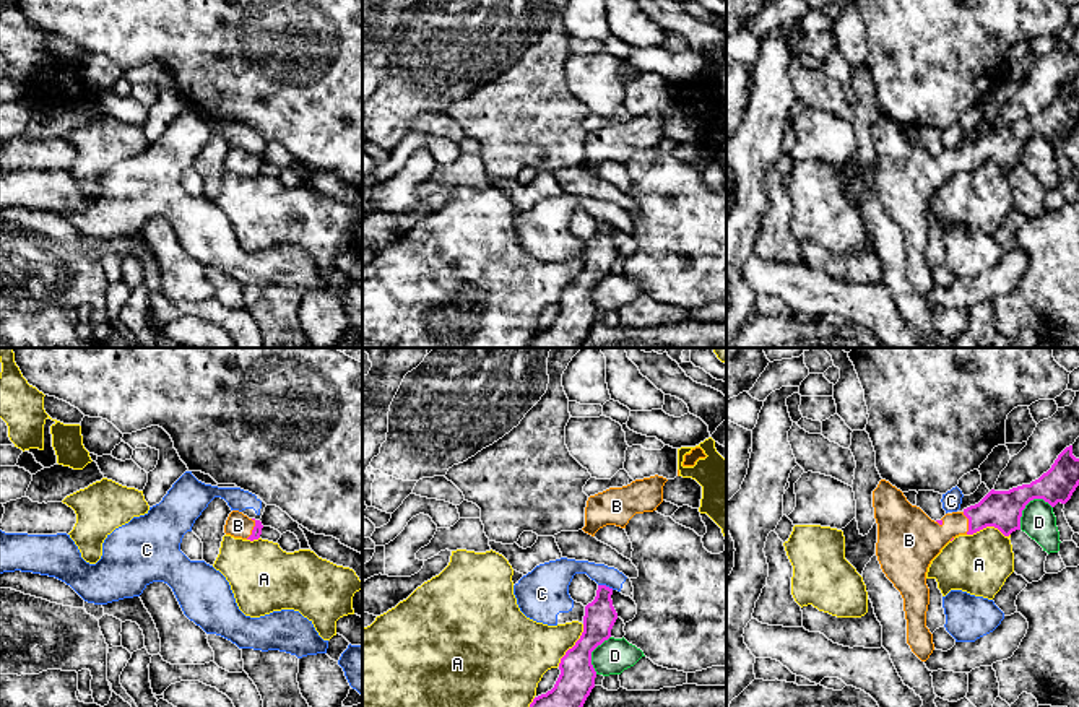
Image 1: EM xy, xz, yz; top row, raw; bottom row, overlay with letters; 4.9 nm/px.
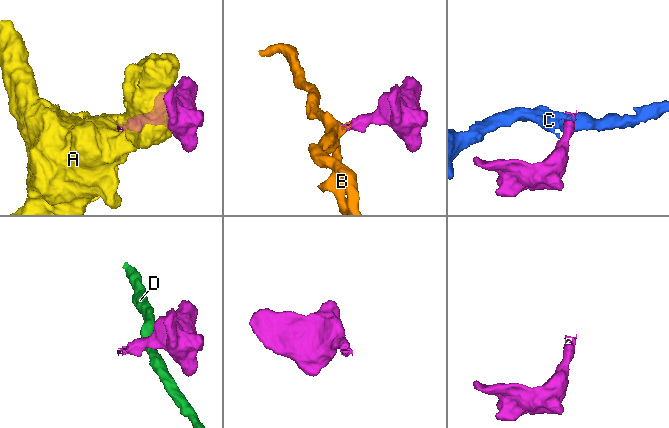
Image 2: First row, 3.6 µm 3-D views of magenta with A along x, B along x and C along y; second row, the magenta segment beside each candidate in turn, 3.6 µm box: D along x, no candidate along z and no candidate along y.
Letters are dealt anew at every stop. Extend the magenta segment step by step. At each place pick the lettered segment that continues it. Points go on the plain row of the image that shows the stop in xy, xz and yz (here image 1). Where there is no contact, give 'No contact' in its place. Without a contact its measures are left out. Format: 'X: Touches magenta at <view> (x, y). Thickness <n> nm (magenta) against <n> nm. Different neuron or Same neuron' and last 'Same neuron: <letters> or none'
A: Touches magenta at xz (574, 281). Thickness 180 nm (magenta) against 300 nm. Different neuron
B: Touches magenta at xy (254, 164). Thickness 50 nm (magenta) against 120 nm. Same neuron
C: Touches magenta at xz (605, 221). Thickness 160 nm (magenta) against 160 nm. Different neuron
D: Touches magenta at yz (1027, 138). Thickness 190 nm (magenta) against 170 nm. Different neuron
Same neuron: B

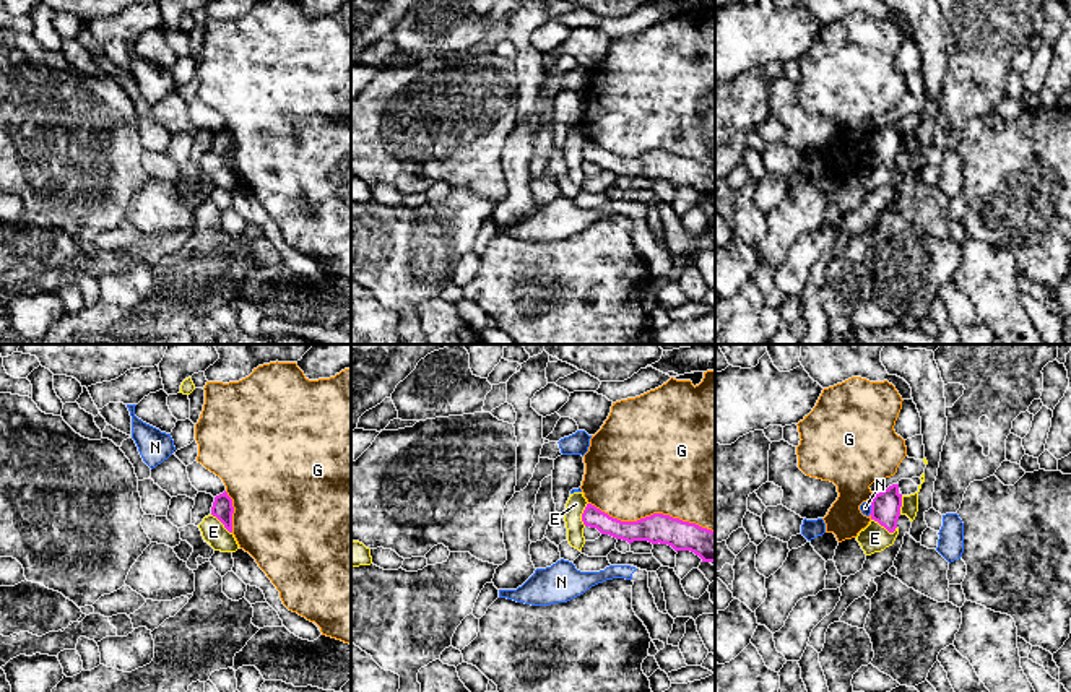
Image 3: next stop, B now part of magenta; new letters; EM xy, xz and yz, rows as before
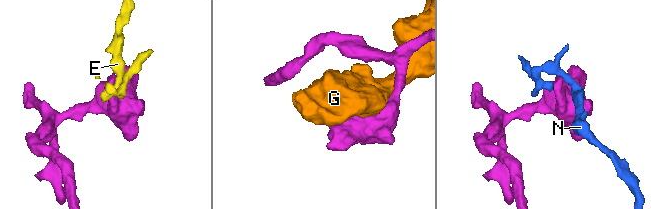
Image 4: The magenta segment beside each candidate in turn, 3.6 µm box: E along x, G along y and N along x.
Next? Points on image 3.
E: Touches magenta at yz (884, 163). Thickness 140 nm (magenta) against 140 nm. Different neuron
G: Touches magenta at xz (652, 151). Thickness 150 nm (magenta) against 480 nm. Different neuron
N: Touches magenta at yz (871, 143). Thickness 140 nm (magenta) against 60 nm. Different neuron
Same neuron: none

